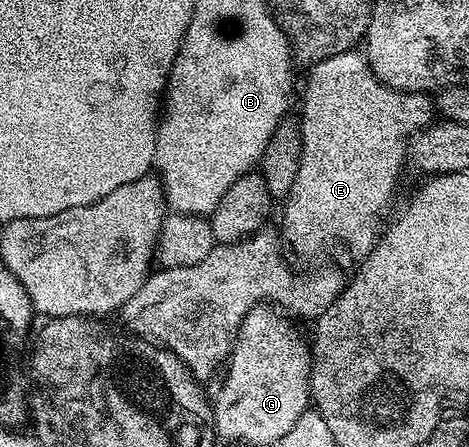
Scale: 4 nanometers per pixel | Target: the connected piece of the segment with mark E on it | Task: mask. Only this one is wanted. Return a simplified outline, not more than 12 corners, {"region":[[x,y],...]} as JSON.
{"region":[[362,51],[310,65],[295,256],[375,248],[433,101]]}

